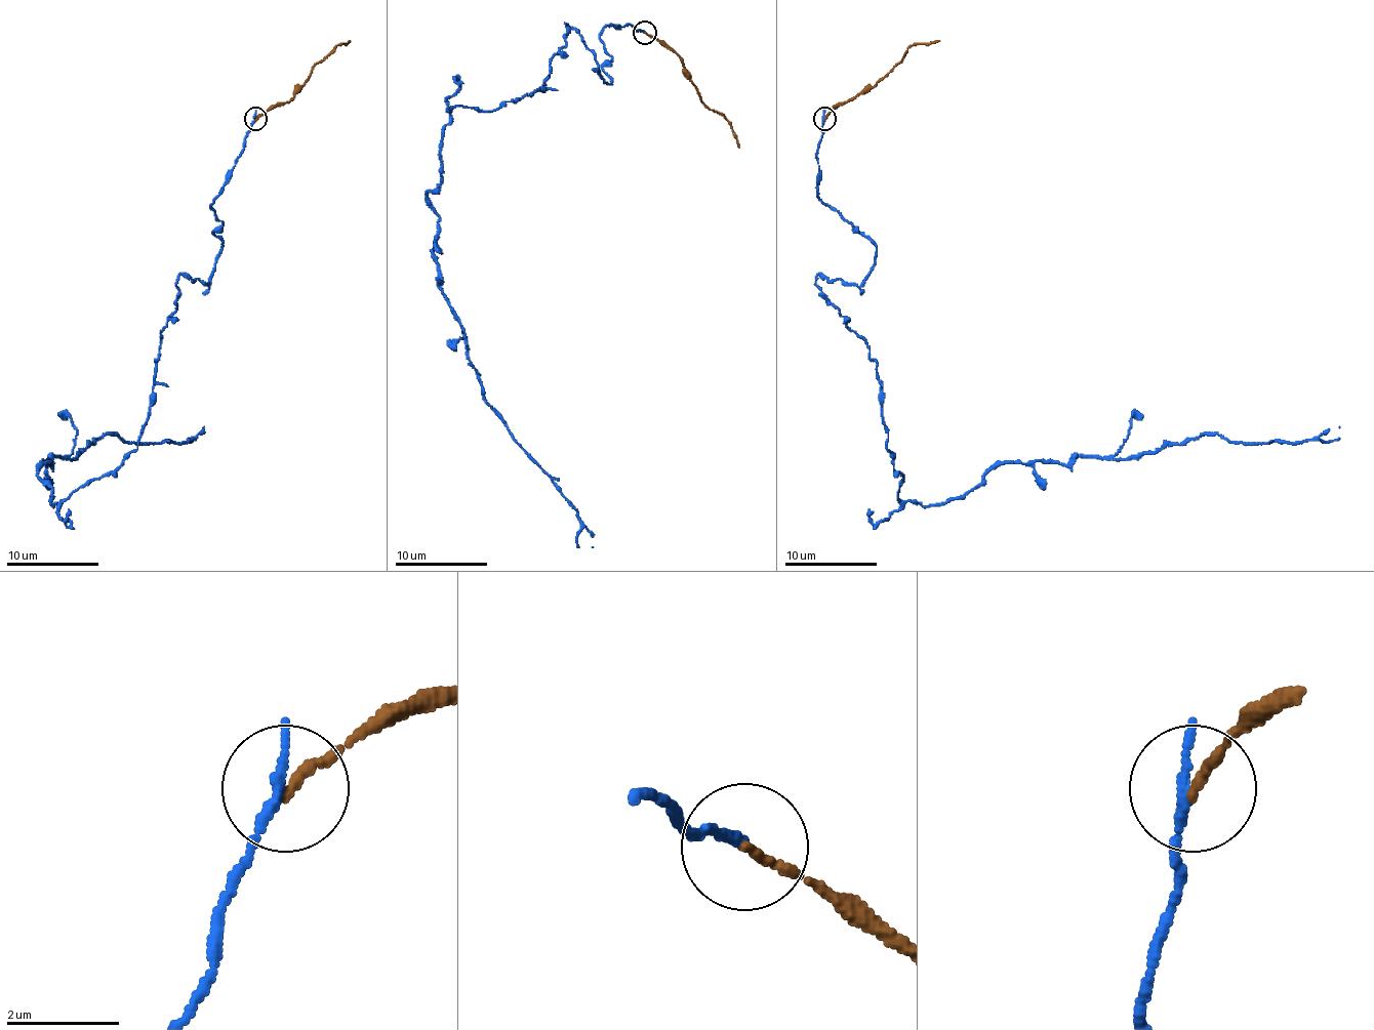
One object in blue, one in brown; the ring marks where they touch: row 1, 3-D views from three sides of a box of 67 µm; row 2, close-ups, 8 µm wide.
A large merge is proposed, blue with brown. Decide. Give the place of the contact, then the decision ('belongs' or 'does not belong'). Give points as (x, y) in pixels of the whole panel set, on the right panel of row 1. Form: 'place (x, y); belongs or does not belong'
place (824, 119); does not belong

